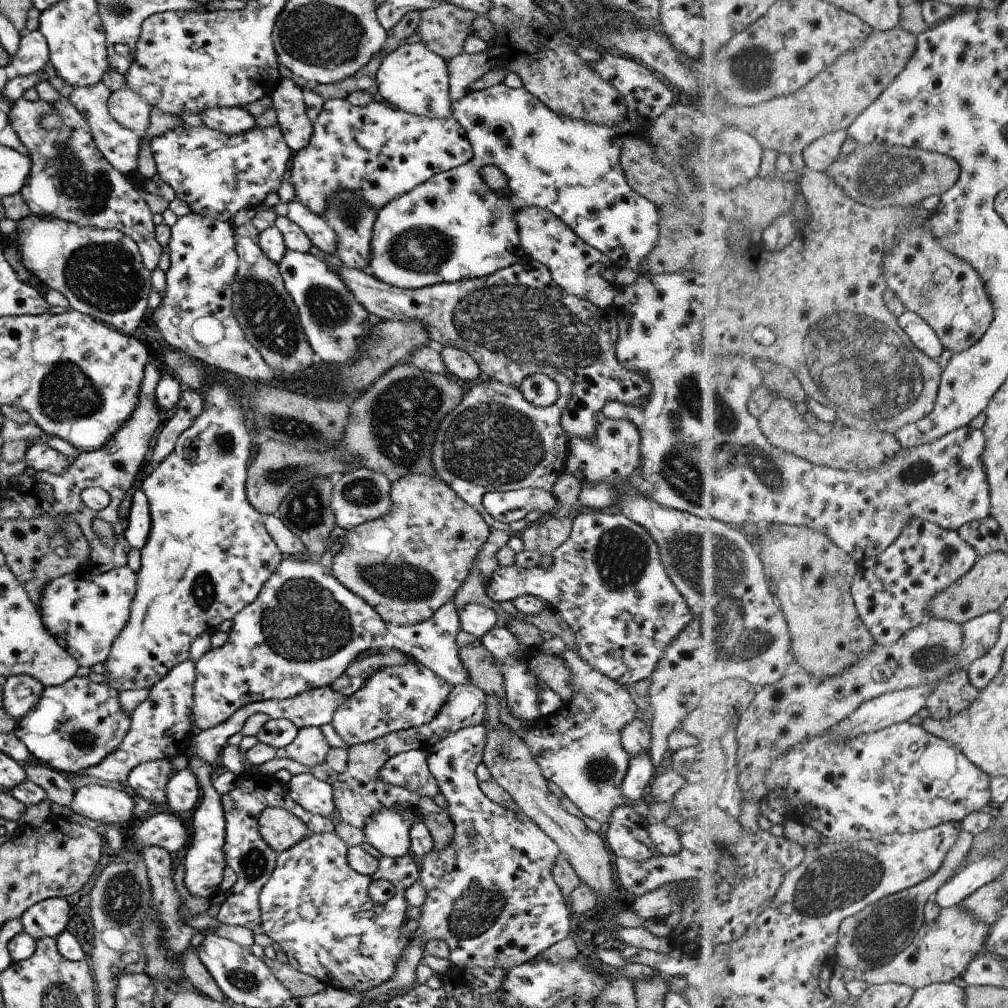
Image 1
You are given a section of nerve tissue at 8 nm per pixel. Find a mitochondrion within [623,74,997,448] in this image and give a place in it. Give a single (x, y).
(859, 357)

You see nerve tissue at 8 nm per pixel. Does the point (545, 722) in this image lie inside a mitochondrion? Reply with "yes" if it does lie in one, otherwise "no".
no

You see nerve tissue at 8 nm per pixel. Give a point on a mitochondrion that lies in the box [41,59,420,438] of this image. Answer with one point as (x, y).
(104, 275)

